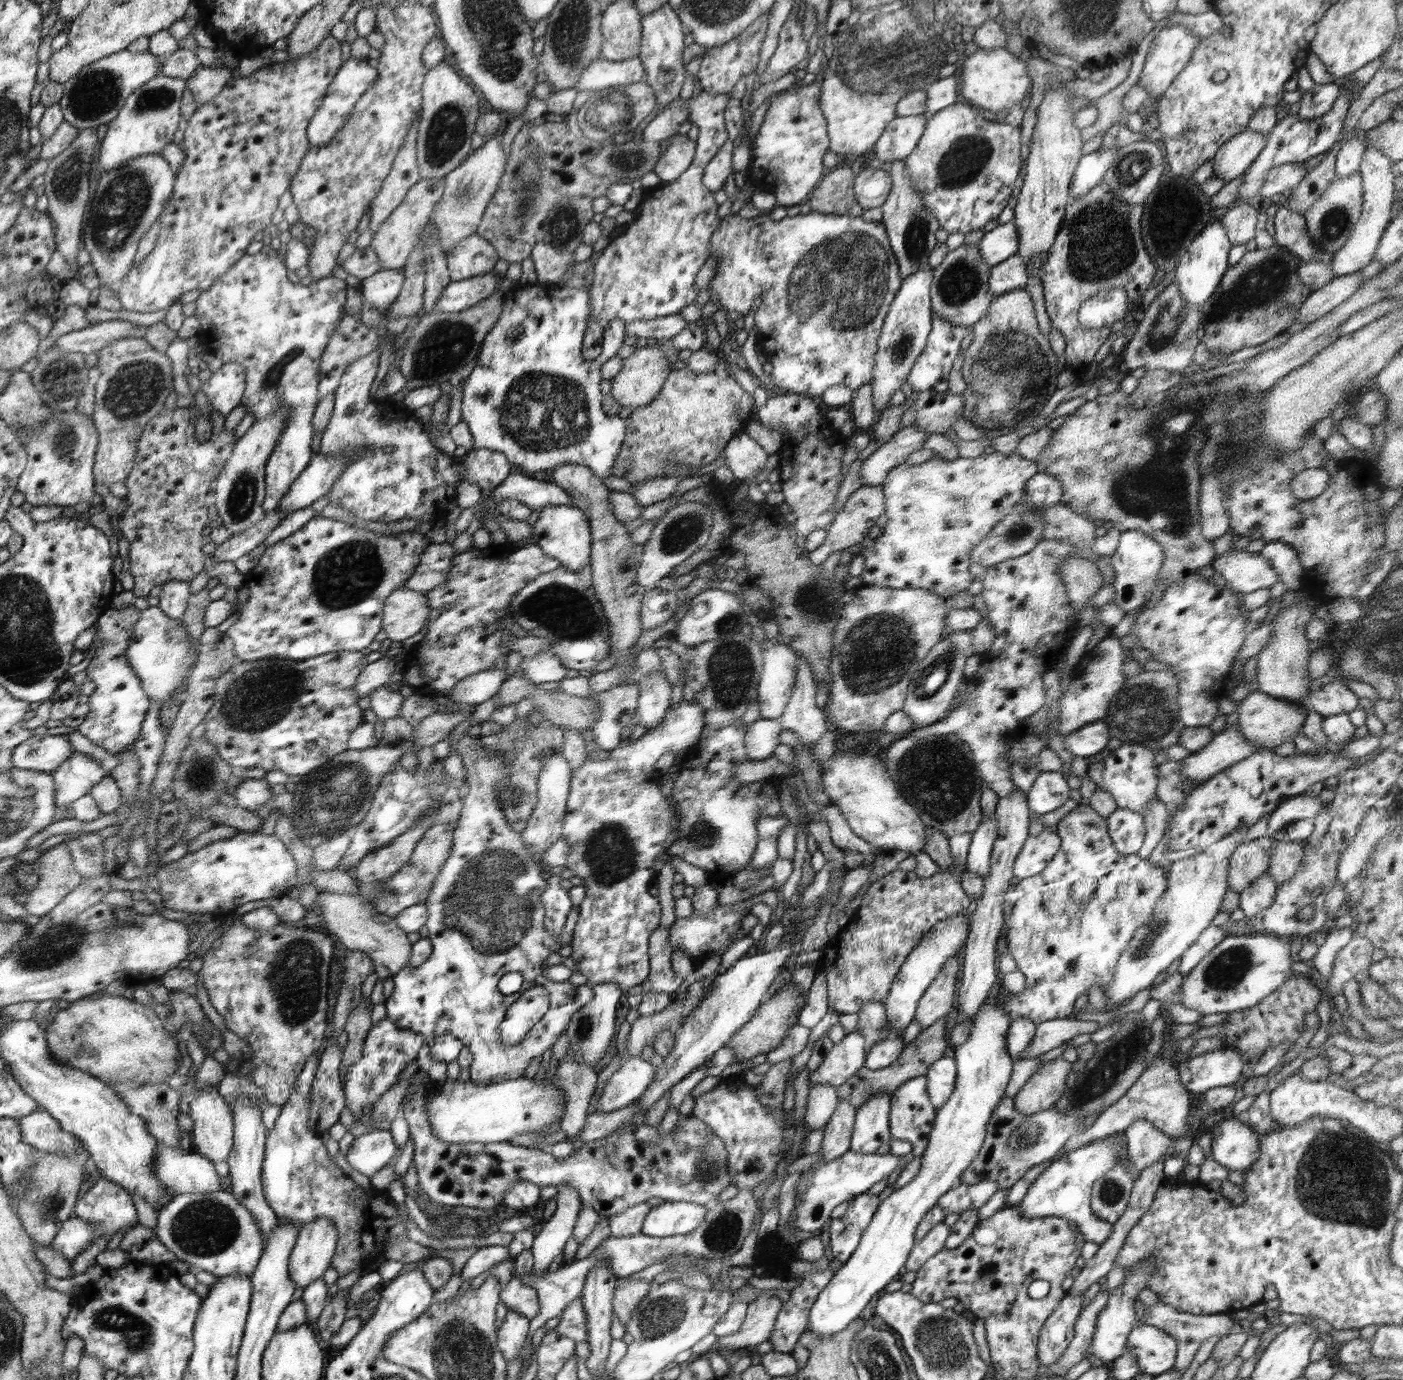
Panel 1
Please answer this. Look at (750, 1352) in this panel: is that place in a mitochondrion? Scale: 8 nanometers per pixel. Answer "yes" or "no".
no

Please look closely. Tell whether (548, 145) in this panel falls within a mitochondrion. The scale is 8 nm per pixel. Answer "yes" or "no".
no

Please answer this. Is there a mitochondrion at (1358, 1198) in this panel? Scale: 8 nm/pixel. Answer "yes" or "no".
yes

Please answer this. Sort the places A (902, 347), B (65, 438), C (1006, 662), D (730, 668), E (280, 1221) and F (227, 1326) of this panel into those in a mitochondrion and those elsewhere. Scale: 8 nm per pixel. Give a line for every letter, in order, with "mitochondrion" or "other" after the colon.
A: mitochondrion
B: mitochondrion
C: other
D: mitochondrion
E: other
F: other

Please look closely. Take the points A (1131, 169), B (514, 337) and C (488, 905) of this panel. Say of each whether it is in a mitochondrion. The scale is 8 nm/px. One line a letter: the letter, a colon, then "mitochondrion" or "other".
A: mitochondrion
B: other
C: mitochondrion

